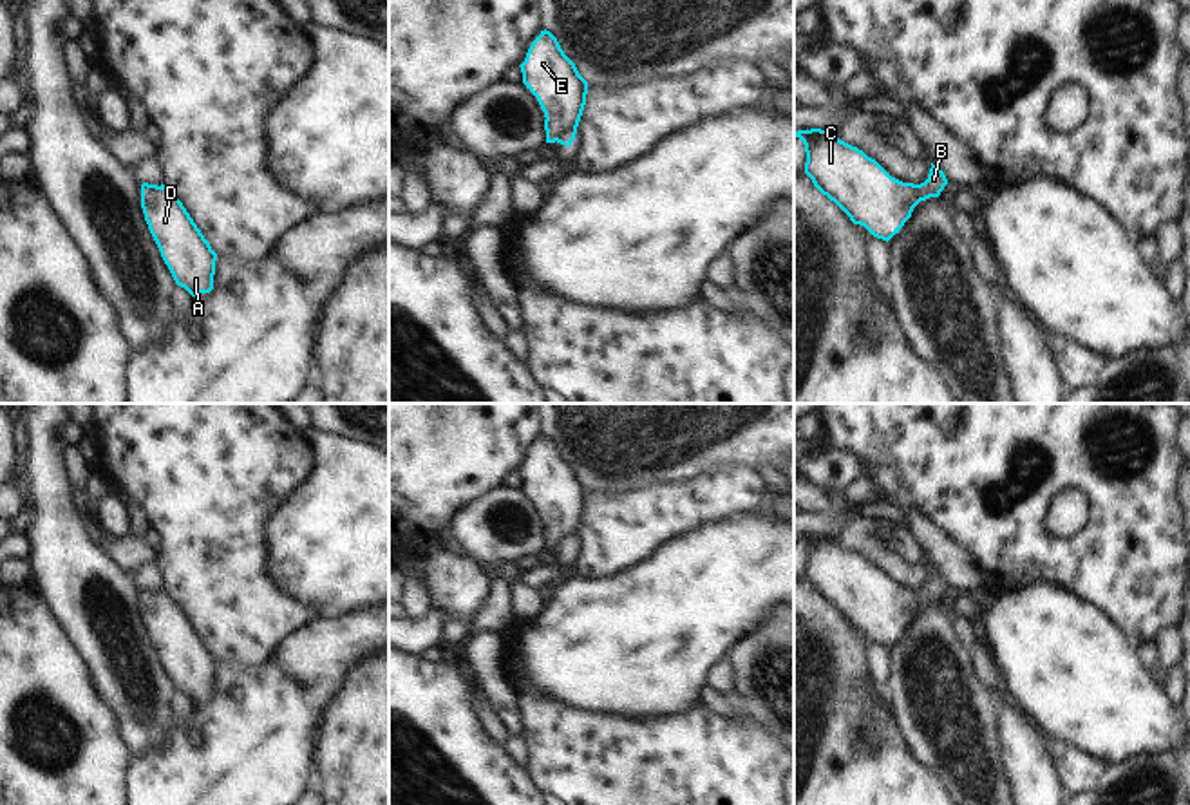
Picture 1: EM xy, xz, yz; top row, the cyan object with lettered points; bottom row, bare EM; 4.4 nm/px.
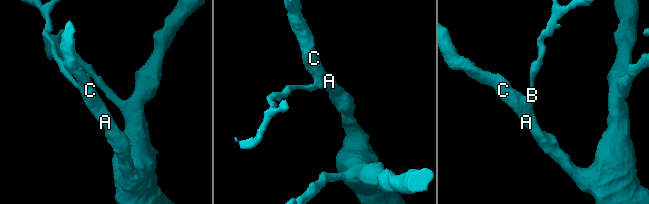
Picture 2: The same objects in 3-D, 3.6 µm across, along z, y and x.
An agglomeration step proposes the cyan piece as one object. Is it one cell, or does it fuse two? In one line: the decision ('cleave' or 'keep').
keep

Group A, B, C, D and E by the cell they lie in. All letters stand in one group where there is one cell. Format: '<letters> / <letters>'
A B C D E

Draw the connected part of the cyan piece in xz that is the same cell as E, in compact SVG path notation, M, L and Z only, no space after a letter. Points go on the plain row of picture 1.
M546 434L532 447L519 472L523 488L544 517L546 548L570 552L586 510L588 487Z

